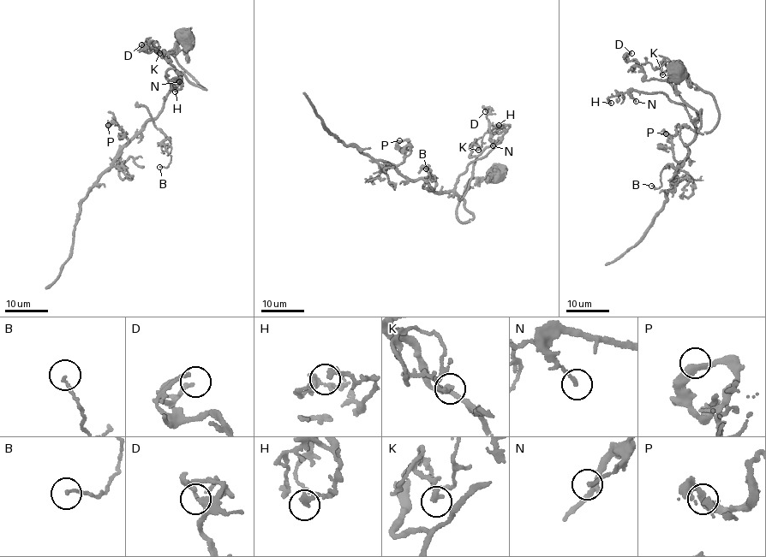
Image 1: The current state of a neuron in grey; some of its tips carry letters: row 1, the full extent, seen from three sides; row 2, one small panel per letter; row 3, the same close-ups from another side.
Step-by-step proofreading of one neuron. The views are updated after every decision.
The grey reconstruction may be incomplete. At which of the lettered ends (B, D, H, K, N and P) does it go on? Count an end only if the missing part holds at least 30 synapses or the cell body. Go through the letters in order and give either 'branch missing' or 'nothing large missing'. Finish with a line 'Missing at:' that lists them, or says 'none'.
B: nothing large missing
D: nothing large missing
H: nothing large missing
K: nothing large missing
N: nothing large missing
P: nothing large missing
Missing at: none

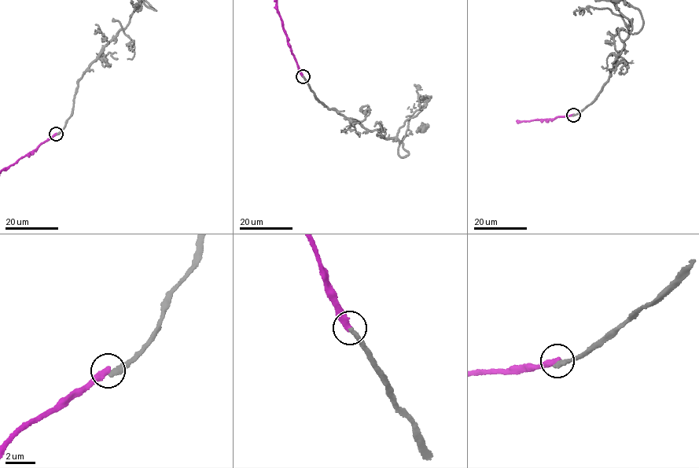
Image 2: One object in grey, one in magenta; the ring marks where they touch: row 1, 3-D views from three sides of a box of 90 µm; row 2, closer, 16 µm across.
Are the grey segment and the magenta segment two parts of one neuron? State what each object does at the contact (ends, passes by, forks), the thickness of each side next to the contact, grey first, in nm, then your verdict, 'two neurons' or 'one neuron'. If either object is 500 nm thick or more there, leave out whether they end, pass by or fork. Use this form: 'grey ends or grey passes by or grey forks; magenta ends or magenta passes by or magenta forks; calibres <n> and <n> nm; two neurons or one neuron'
grey ends; magenta ends; calibres 360 and 460 nm; two neurons

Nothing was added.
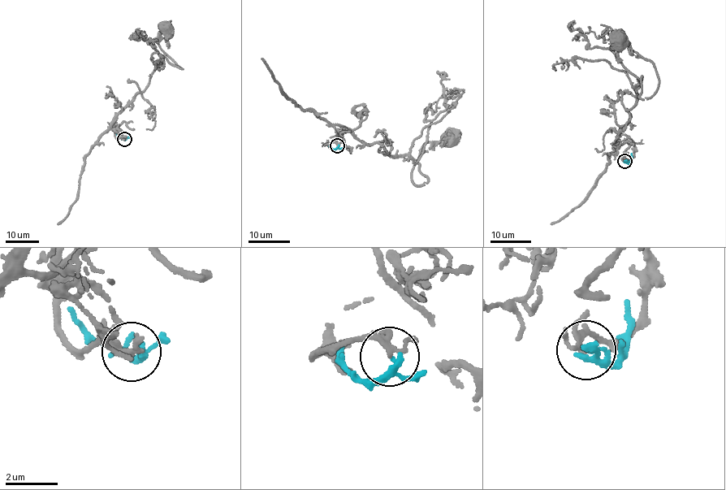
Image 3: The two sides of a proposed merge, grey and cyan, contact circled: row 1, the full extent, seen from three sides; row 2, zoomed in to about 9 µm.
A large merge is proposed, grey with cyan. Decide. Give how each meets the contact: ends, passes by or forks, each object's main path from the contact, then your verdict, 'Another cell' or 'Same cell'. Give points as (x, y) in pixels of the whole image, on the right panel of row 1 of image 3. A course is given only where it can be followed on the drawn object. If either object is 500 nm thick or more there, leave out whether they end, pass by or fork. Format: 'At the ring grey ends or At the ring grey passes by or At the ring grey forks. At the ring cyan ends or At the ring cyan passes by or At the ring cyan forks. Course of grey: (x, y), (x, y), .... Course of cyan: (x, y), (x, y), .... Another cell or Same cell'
At the ring grey forks. At the ring cyan passes by. Course of grey: (625, 161), (634, 142), (620, 128), (633, 89), (641, 77), (646, 99), (659, 82), (650, 61), (618, 40). Course of cyan: (625, 161), (628, 163), (632, 161), (631, 153). Another cell

